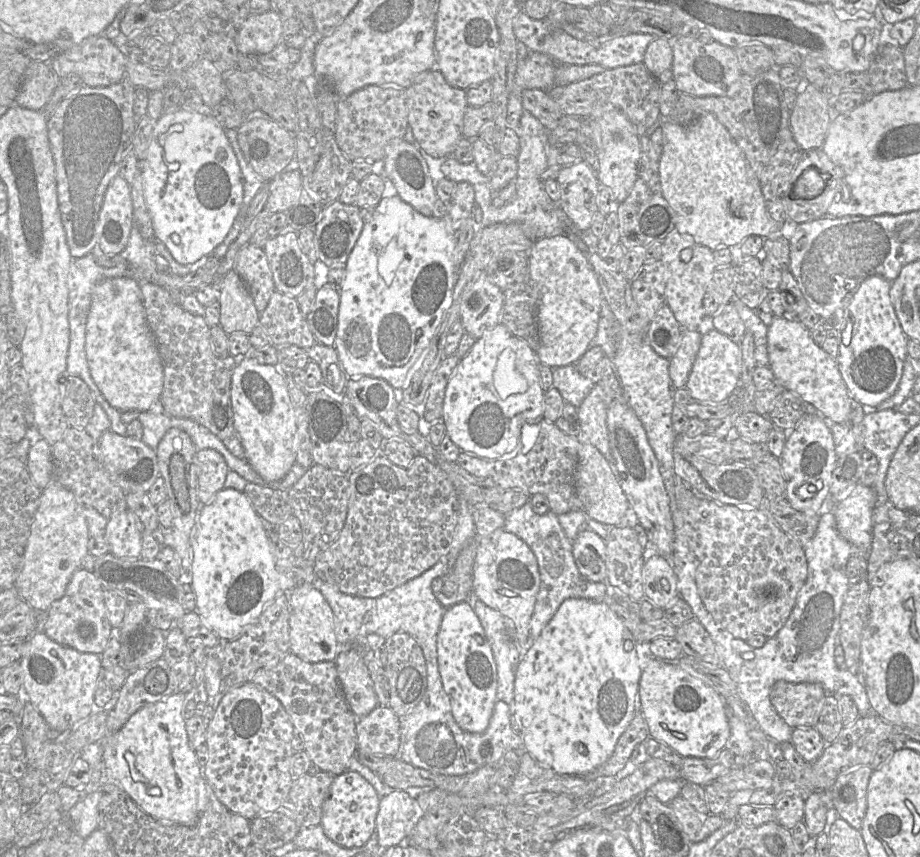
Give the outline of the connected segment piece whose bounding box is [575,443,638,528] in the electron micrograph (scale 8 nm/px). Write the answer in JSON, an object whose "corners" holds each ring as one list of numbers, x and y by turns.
{"corners":[[582,443,578,451,575,492,578,505,590,519,607,526,630,526,633,528,638,523,616,475,611,470,611,464,589,443]]}

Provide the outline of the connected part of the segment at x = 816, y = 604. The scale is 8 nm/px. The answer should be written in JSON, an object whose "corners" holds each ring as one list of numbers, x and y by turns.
{"corners":[[833,512,820,515,814,536,803,546,808,574,797,594,791,613,779,631,767,638,764,645,759,648,751,647,745,640,734,637,705,608,698,594,694,570,687,565,690,561,687,561,686,545,684,534,679,528,674,528,673,550,669,560,677,577,678,595,687,602,694,618,709,633,721,658,721,665,728,671,740,698,767,738,779,744,791,742,793,728,778,715,770,700,771,689,779,680,791,683,818,683,827,695,850,696,860,716,873,713,860,676,846,668,840,669,834,660,836,637,840,628,840,612,851,584,846,573,846,564,853,554,860,558,868,558,869,550,854,546,840,535]]}

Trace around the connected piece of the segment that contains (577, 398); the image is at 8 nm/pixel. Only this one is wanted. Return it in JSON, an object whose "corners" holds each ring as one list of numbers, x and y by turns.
{"corners":[[575,364,552,368,552,373,552,387,559,391,565,402,576,408,594,387,594,384,578,371]]}

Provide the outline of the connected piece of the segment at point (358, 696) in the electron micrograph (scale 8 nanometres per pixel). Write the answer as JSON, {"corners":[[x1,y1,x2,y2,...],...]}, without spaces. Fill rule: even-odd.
{"corners":[[341,649,335,664,350,709,357,718,366,716,378,706,378,700,362,656,356,649]]}

